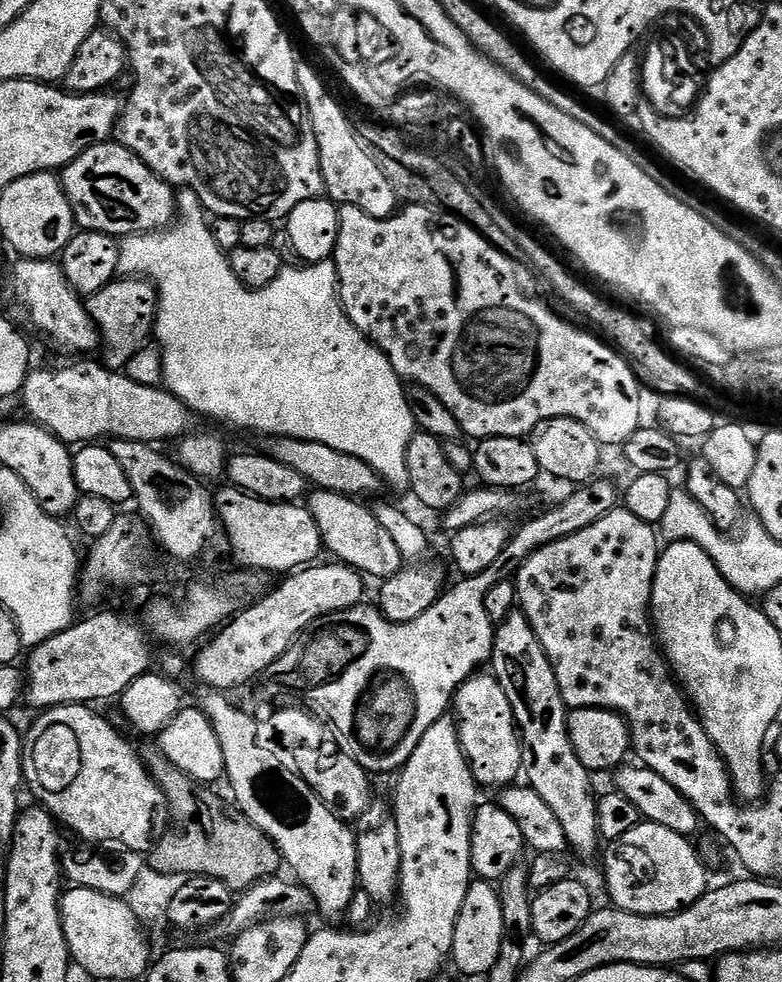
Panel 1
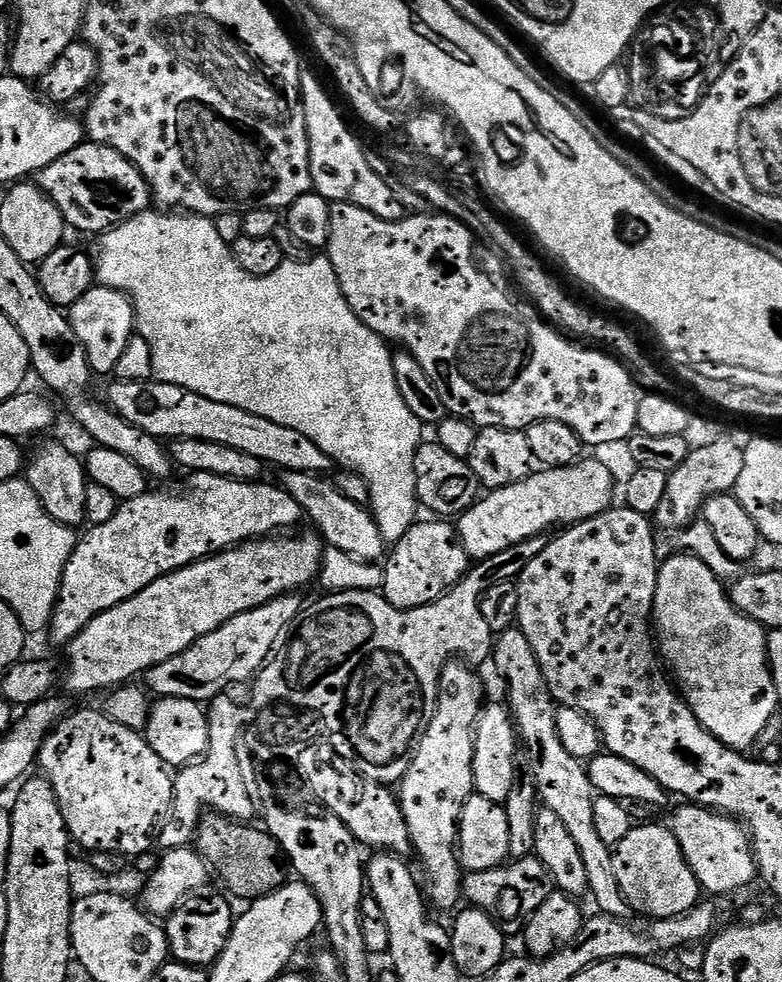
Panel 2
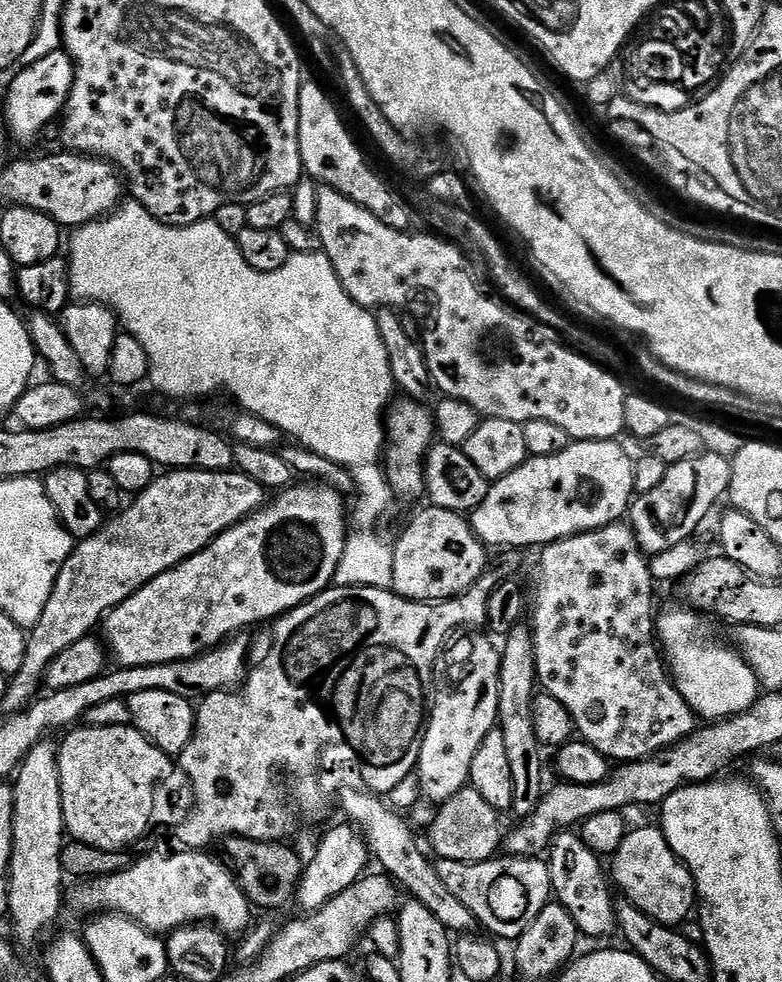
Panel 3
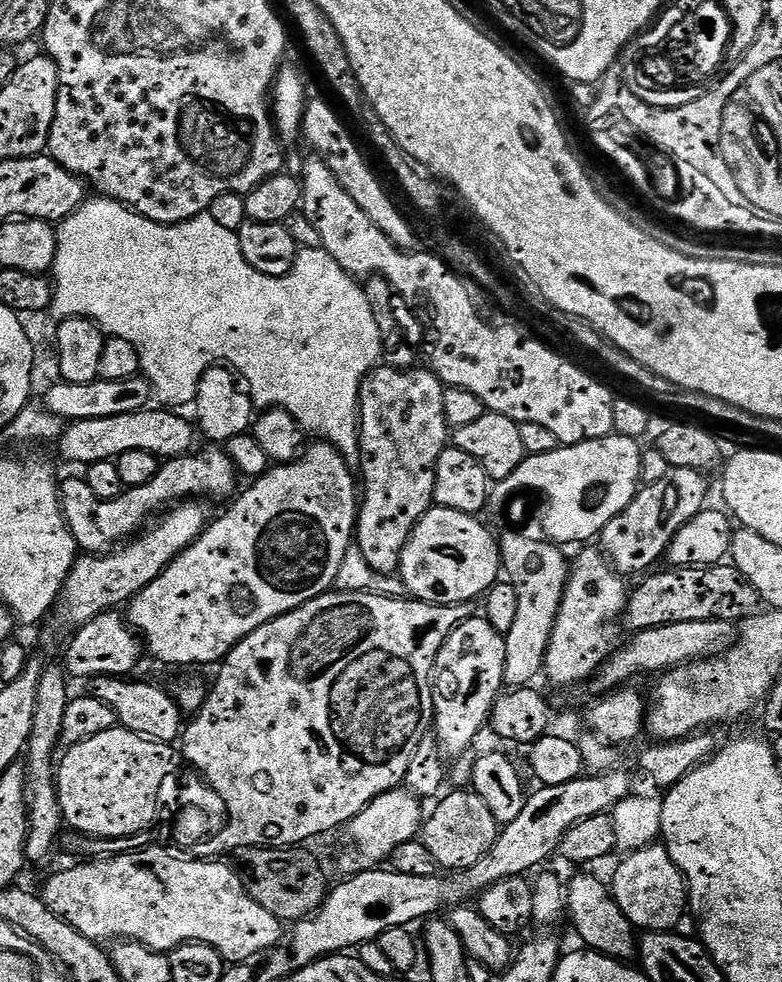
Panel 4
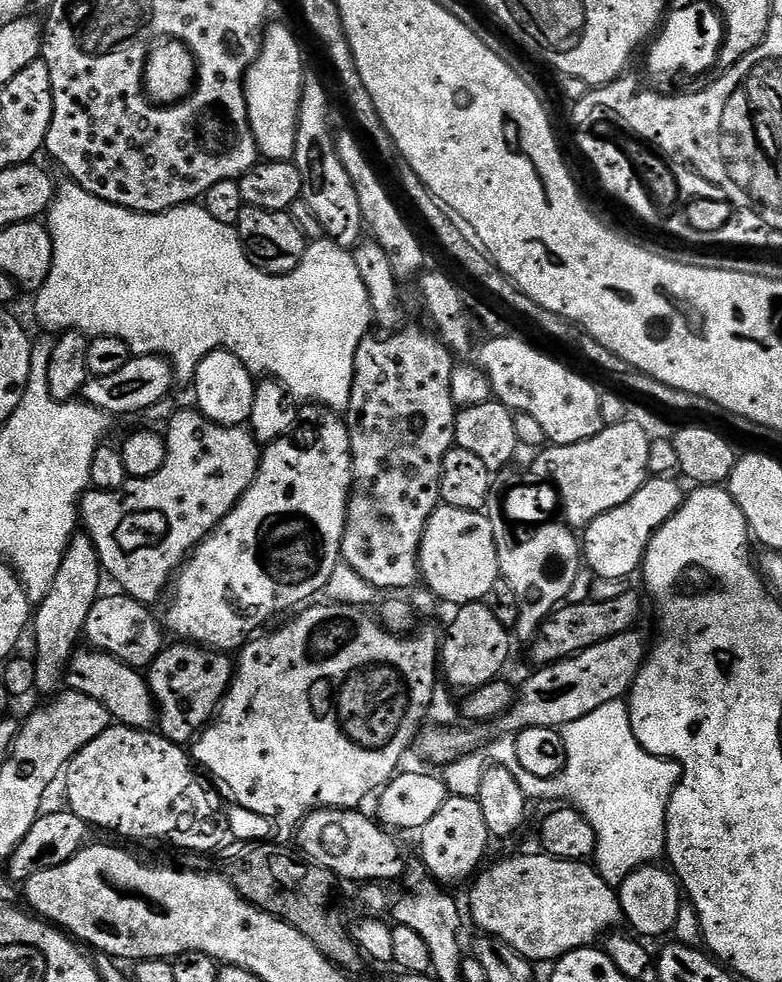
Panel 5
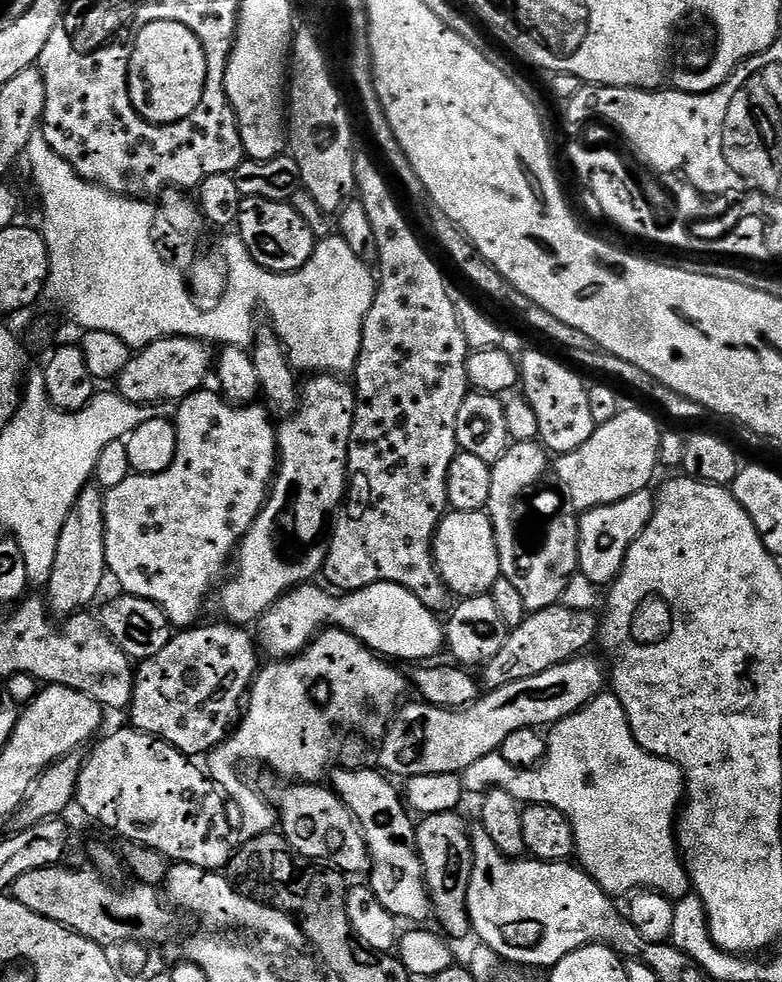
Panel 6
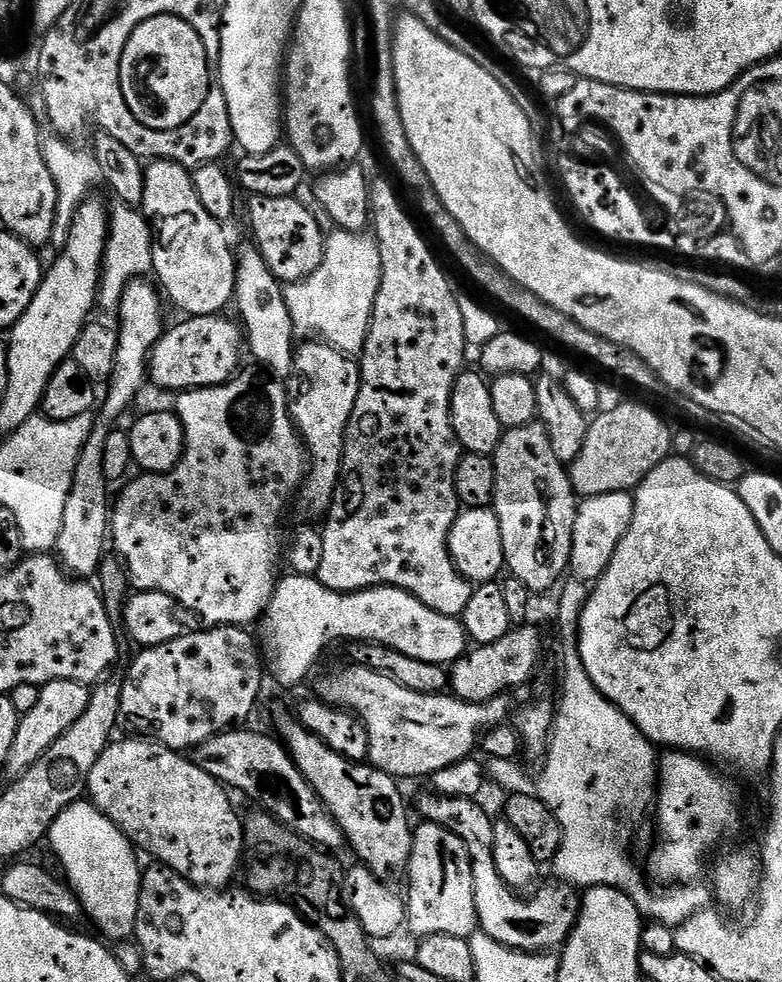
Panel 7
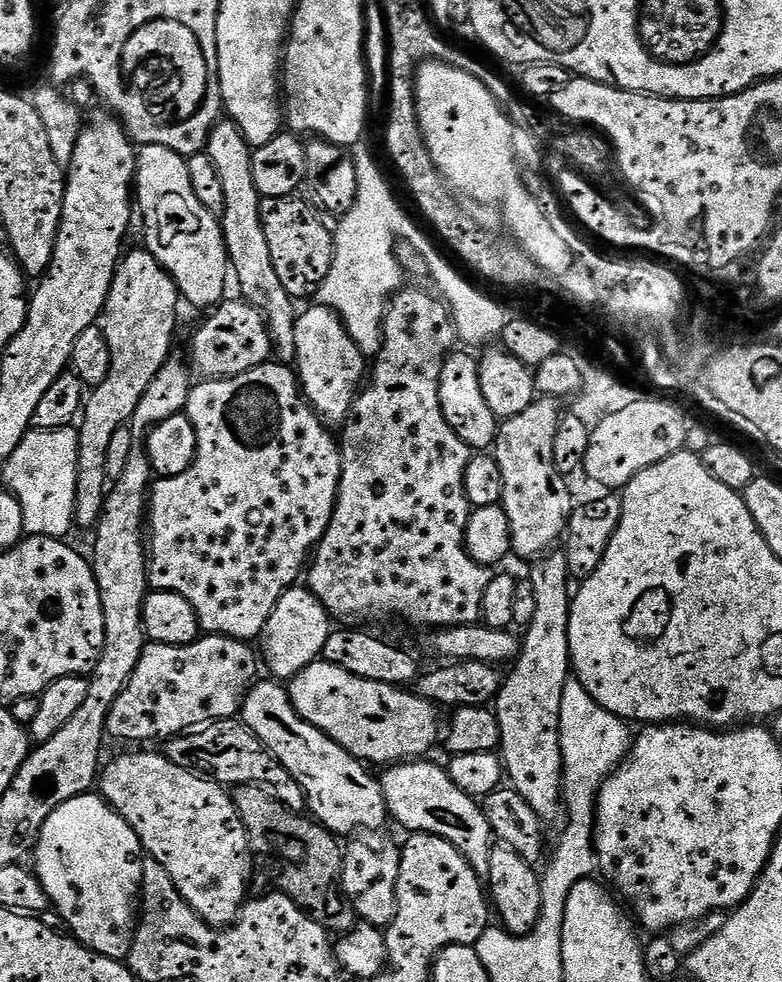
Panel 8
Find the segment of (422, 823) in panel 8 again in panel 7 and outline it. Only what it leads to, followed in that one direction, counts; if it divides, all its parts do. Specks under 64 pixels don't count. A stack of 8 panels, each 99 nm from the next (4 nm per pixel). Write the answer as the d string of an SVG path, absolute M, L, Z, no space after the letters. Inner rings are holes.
M427 795L420 800L420 812L424 815L421 817L427 823L437 824L458 834L458 838L462 838L468 848L472 859L472 877L476 883L474 906L479 931L490 934L494 942L502 942L502 946L517 948L520 952L548 952L559 949L567 941L576 924L581 897L575 891L551 882L552 884L545 888L537 887L529 900L523 900L520 897L523 895L512 889L498 874L498 866L494 866L494 820L493 817L488 817L488 812L482 805L476 804L480 802L457 796Z

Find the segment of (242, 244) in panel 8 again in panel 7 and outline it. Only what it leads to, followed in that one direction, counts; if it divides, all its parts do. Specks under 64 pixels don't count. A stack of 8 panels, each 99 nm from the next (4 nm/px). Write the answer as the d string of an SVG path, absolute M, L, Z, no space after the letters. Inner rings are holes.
M247 242L237 249L236 290L234 306L238 308L239 319L245 332L247 351L260 364L265 364L267 371L277 378L291 377L296 362L298 337L290 310L286 310L284 297L285 285L277 280L276 275L266 266L266 258L256 248L255 243Z

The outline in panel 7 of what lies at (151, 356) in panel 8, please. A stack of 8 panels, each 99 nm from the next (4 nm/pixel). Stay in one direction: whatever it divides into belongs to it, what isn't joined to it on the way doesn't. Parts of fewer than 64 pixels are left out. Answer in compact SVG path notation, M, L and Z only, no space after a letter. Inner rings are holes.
M143 279L131 280L120 299L118 315L118 362L114 366L114 374L107 385L108 397L103 397L104 416L108 420L116 420L127 408L135 405L141 390L149 383L148 357L152 355L154 346L166 331L164 324L164 308L160 305L161 293L155 283L144 284ZM100 426L93 427L84 449L80 451L80 457L74 470L74 478L70 486L70 494L66 498L66 514L62 514L62 530L58 534L54 552L58 557L63 569L72 578L92 578L100 571L100 563L106 559L104 543L110 540L110 496L108 500L108 488L110 481L106 478L106 469L103 465L102 452L106 446L109 429Z

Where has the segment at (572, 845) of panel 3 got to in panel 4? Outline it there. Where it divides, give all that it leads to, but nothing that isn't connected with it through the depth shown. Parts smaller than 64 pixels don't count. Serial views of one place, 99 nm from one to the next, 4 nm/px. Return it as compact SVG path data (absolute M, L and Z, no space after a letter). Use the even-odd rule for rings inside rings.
M576 876L566 884L566 910L571 916L572 924L576 927L576 932L580 935L580 940L585 949L599 952L602 956L609 956L612 960L621 962L632 962L638 956L638 929L622 914L618 902L612 896L612 889L607 883L604 884L596 876Z

